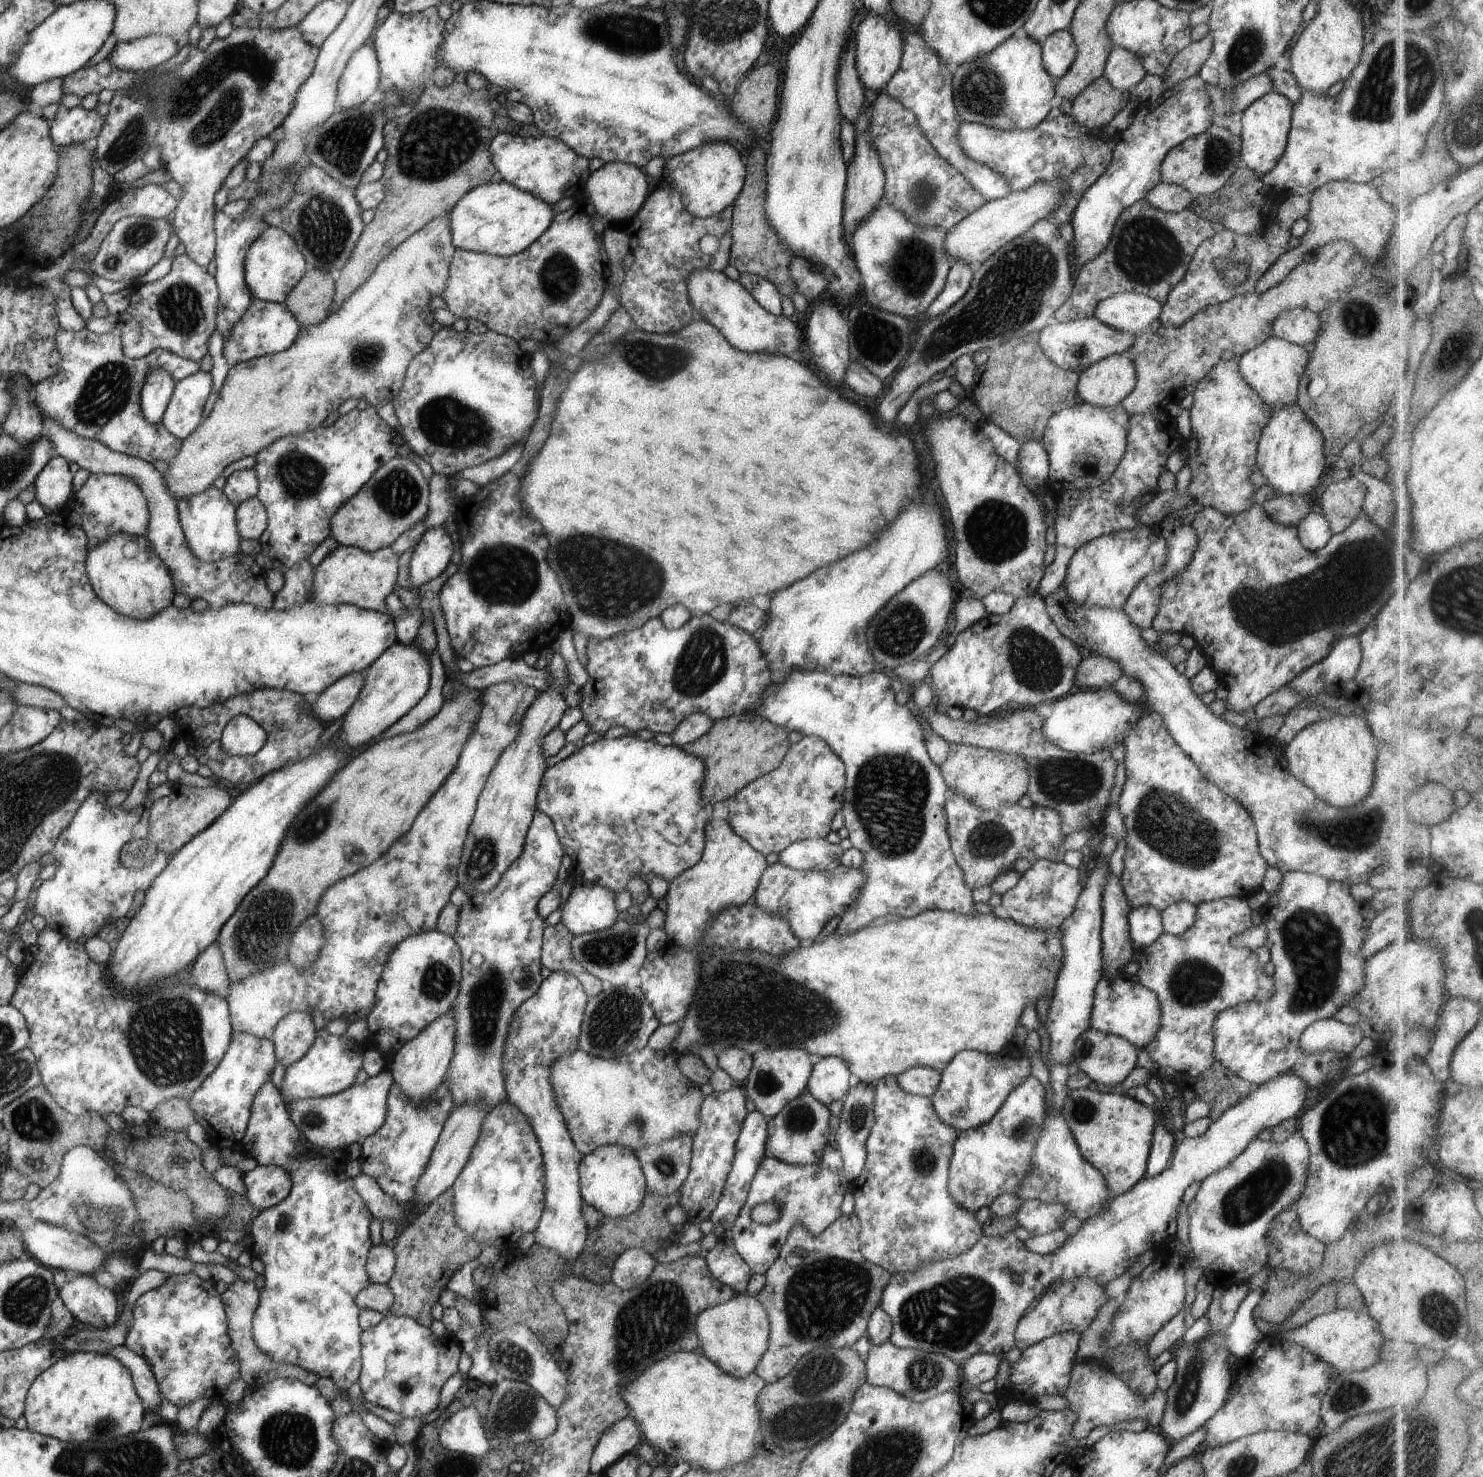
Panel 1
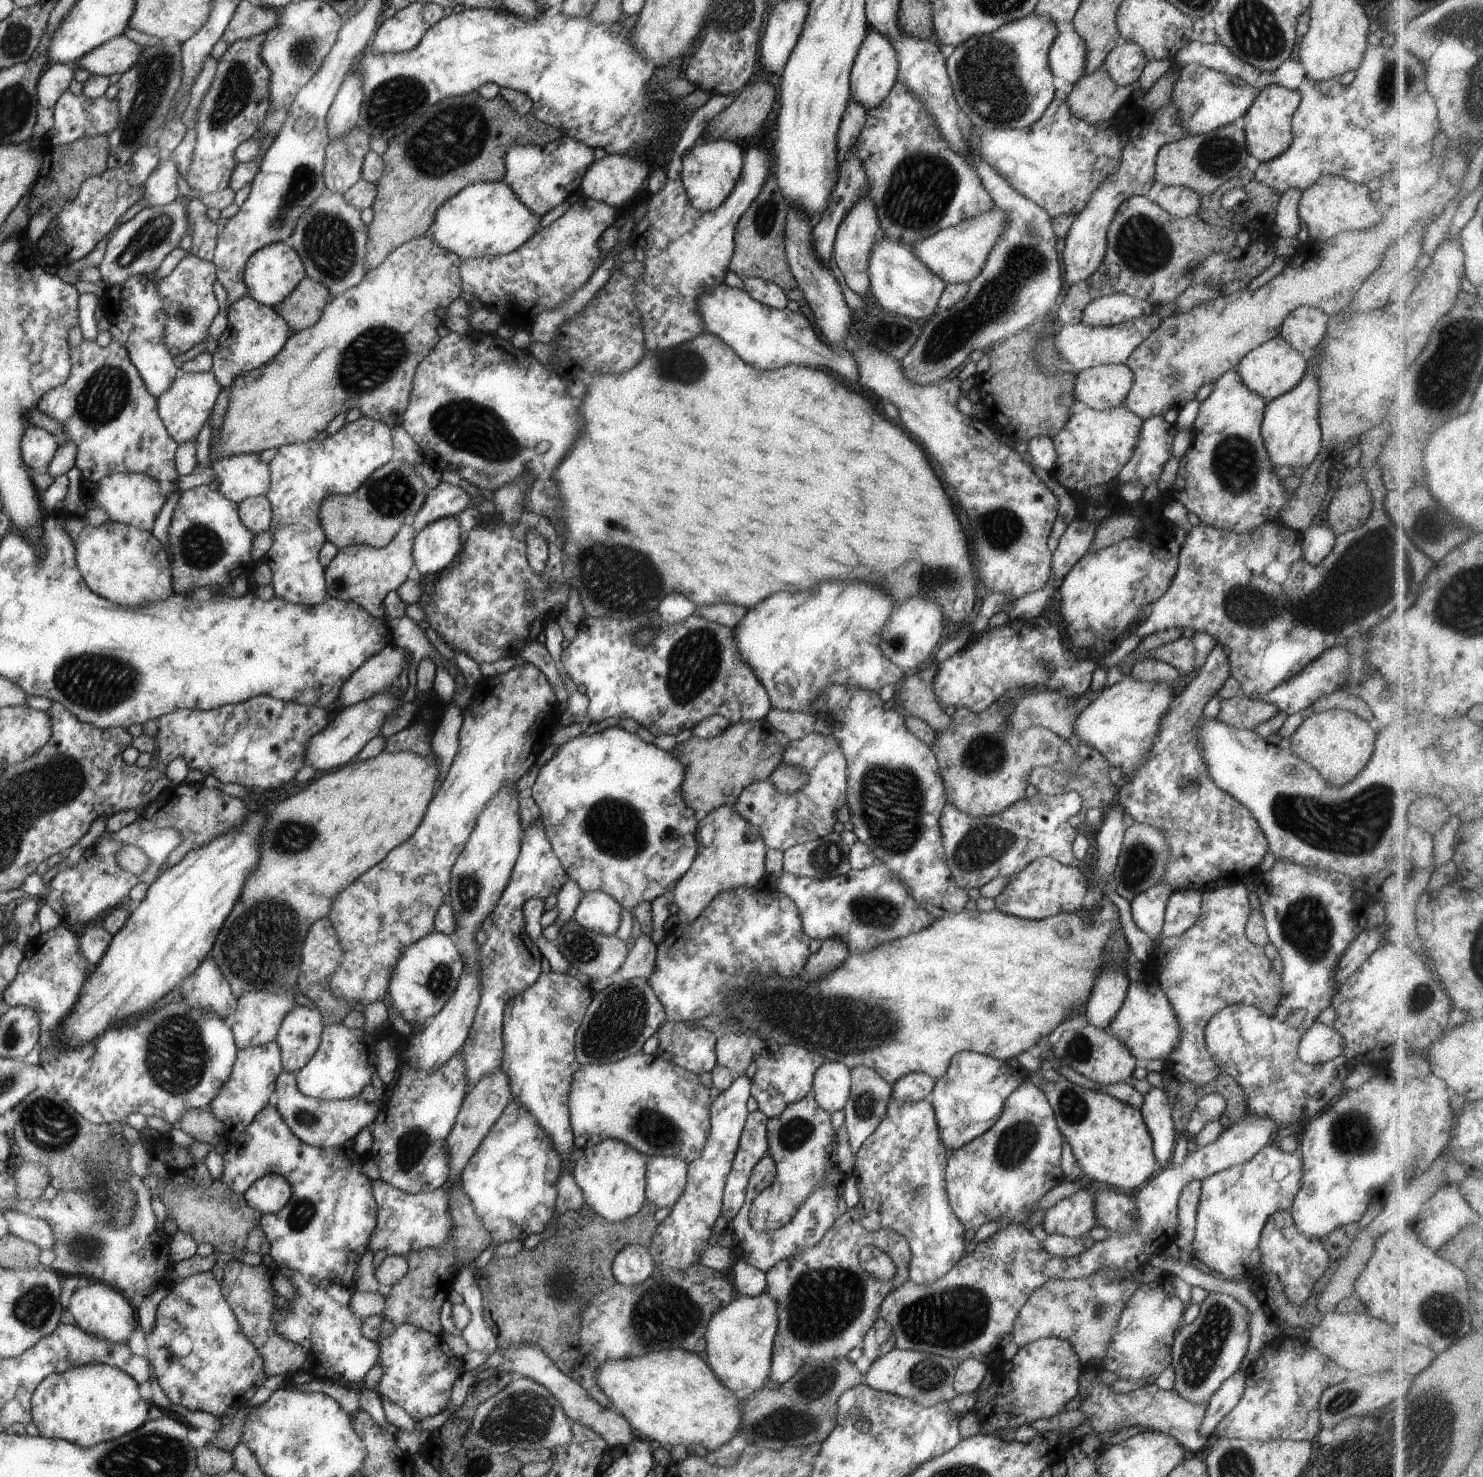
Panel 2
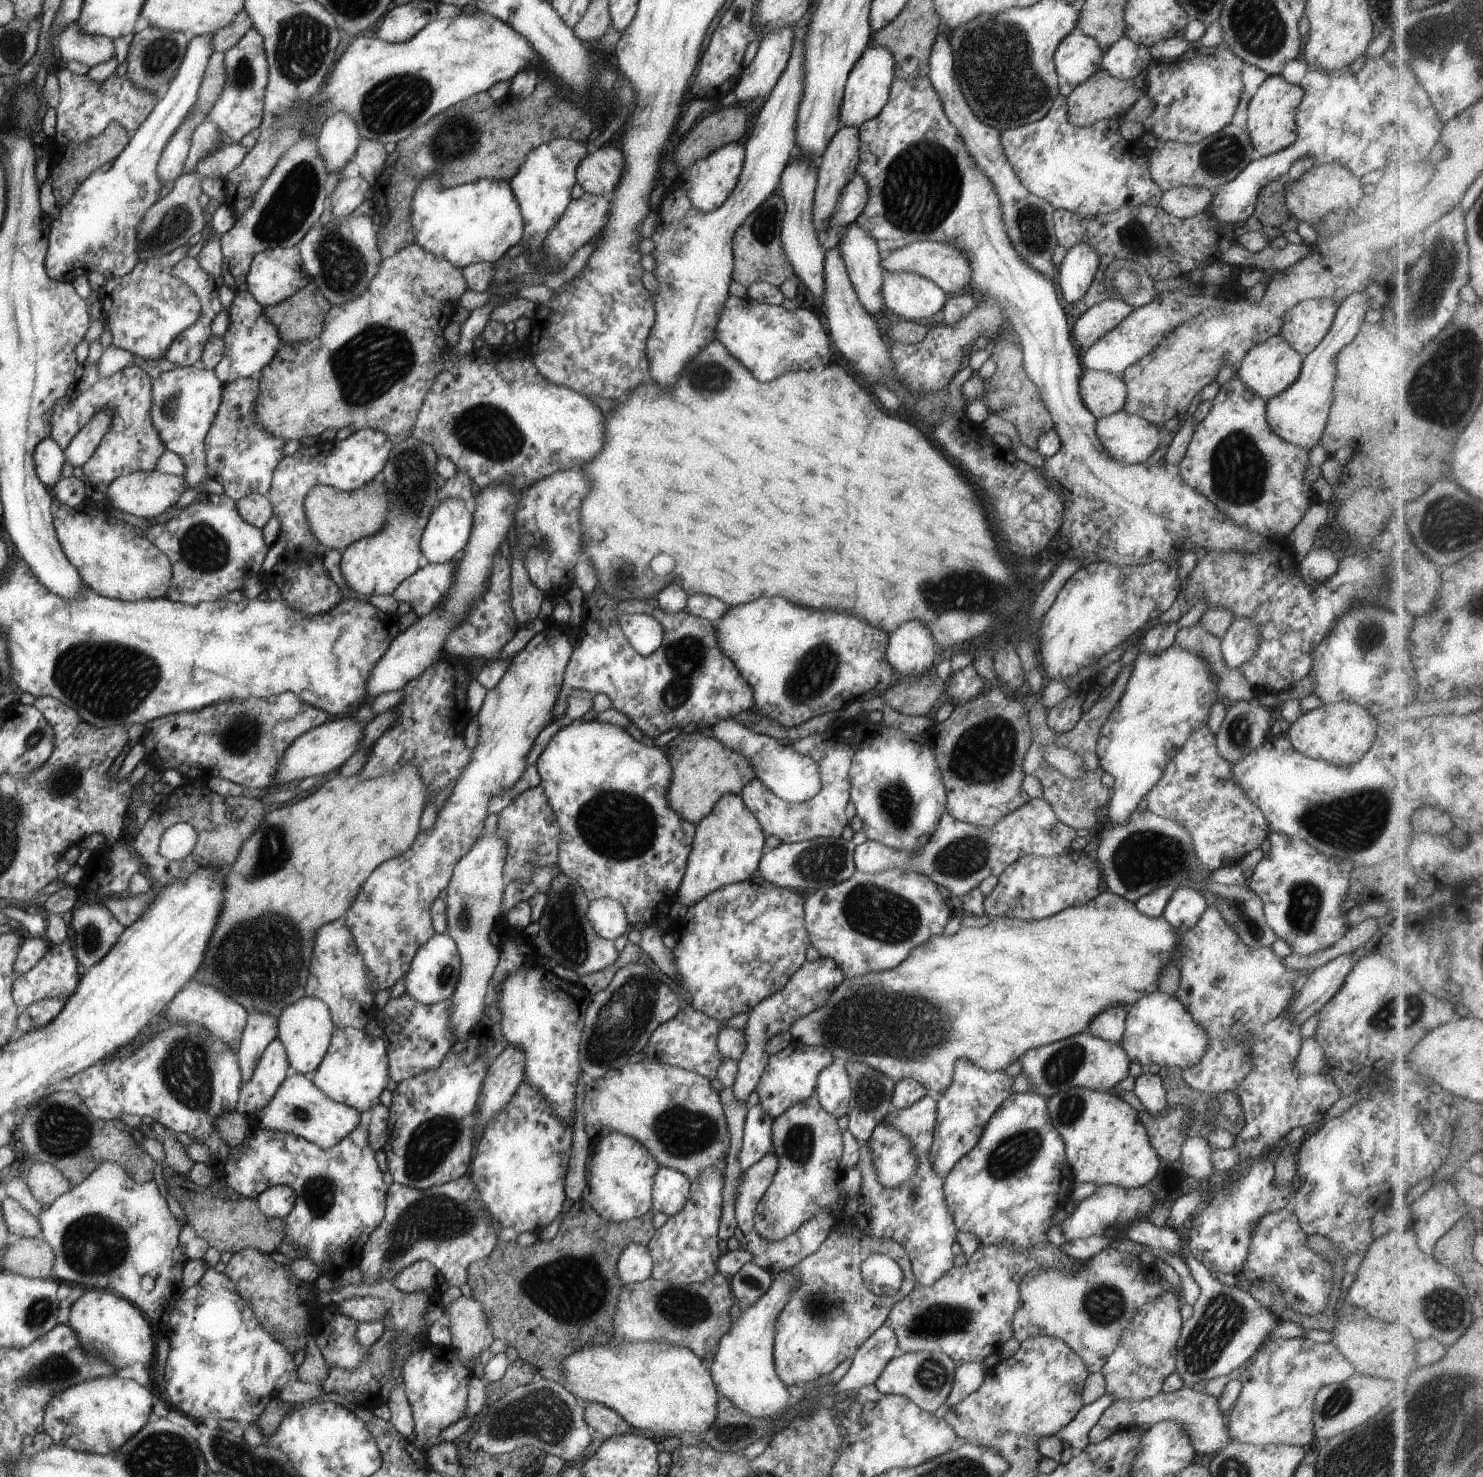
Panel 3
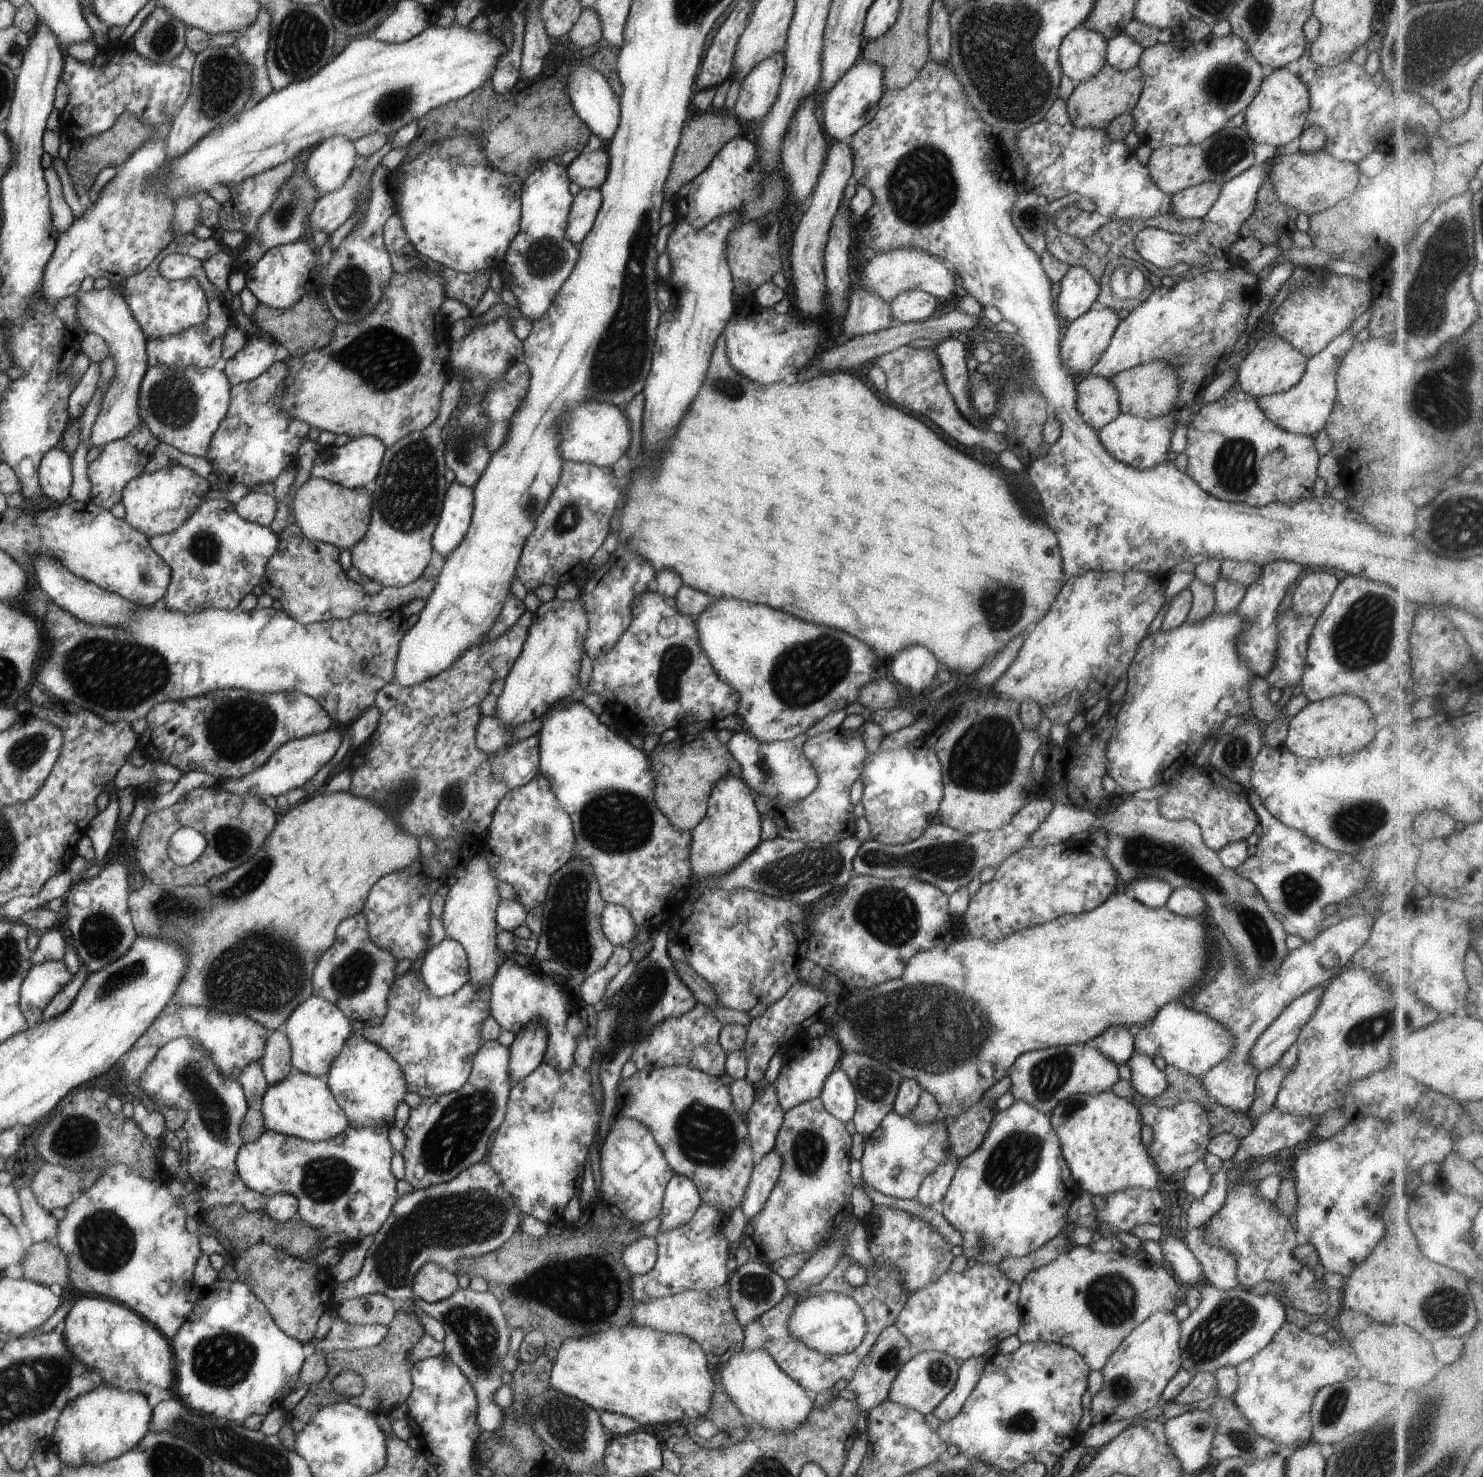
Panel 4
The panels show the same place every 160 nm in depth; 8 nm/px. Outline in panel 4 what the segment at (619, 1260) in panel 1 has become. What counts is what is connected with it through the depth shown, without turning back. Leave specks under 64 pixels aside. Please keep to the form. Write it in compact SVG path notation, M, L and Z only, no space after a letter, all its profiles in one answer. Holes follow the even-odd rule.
M646 1235L630 1243L622 1253L622 1262L631 1276L645 1275L657 1261L657 1242L654 1235Z

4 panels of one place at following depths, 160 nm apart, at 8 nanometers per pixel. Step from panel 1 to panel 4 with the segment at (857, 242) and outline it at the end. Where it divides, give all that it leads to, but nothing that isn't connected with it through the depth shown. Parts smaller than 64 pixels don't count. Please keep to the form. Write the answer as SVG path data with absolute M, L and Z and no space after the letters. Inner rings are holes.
M907 290L896 295L889 305L897 323L917 323L932 317L940 303L931 294Z

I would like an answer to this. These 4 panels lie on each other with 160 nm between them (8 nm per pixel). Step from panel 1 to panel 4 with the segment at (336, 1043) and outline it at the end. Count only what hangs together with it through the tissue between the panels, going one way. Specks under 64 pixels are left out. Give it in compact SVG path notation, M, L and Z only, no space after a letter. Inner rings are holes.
M359 1032L347 1040L343 1052L327 1075L328 1086L347 1115L351 1127L391 1128L396 1106L404 1102L404 1096L409 1092L406 1090L406 1075L394 1056L368 1042Z

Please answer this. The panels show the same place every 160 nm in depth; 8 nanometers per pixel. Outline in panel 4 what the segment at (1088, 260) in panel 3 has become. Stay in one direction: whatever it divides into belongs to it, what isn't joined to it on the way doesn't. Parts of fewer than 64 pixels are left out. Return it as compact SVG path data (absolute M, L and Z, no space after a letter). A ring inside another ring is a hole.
M1071 265L1056 287L1057 315L1072 322L1086 314L1096 302L1100 292L1099 282L1082 265Z

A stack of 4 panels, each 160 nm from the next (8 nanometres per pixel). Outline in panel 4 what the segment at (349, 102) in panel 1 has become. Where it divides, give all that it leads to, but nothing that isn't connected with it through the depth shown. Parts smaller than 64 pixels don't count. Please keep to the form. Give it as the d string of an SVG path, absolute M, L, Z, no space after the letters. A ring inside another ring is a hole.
M332 135L308 153L306 174L320 196L338 190L358 166L359 151L354 142Z

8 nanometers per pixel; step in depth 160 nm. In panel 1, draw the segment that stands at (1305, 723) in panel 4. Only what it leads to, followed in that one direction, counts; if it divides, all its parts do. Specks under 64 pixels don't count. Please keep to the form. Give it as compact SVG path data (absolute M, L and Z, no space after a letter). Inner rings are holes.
M1361 710L1352 716L1334 715L1328 720L1320 720L1306 726L1291 742L1281 747L1281 753L1288 772L1294 774L1300 782L1304 782L1304 785L1316 794L1316 798L1322 798L1324 802L1328 802L1328 806L1344 808L1360 802L1372 790L1378 739L1371 731L1369 718Z

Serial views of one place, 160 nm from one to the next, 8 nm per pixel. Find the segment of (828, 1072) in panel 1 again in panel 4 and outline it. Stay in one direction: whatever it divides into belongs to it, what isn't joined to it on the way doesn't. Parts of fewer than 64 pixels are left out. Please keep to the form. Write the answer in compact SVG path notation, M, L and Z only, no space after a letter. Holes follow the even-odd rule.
M834 1069L826 1078L819 1096L824 1108L843 1123L850 1122L857 1111L855 1086L842 1069Z

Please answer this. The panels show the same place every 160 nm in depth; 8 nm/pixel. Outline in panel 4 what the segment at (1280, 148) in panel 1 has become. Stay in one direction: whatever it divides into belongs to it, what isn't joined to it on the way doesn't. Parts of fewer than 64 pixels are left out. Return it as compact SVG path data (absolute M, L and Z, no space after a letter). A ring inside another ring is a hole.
M1289 66L1274 70L1263 78L1256 98L1245 108L1246 132L1253 142L1271 144L1280 148L1298 138L1308 125L1309 88Z

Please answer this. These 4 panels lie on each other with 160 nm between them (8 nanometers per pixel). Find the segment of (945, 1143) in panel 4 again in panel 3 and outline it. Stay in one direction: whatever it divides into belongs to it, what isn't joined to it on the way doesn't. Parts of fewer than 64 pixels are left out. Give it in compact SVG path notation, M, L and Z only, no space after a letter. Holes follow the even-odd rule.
M886 1120L876 1126L866 1144L884 1188L897 1189L915 1173L917 1158L912 1152L912 1143Z

